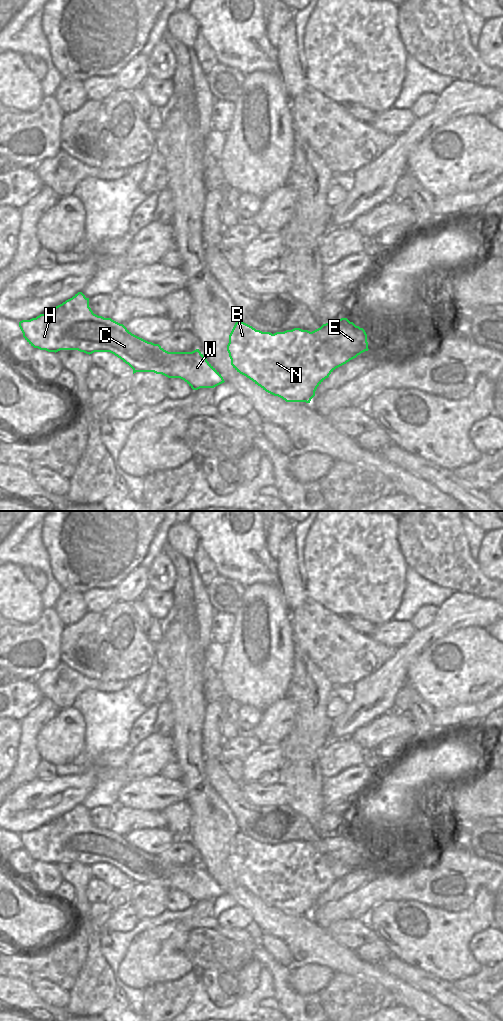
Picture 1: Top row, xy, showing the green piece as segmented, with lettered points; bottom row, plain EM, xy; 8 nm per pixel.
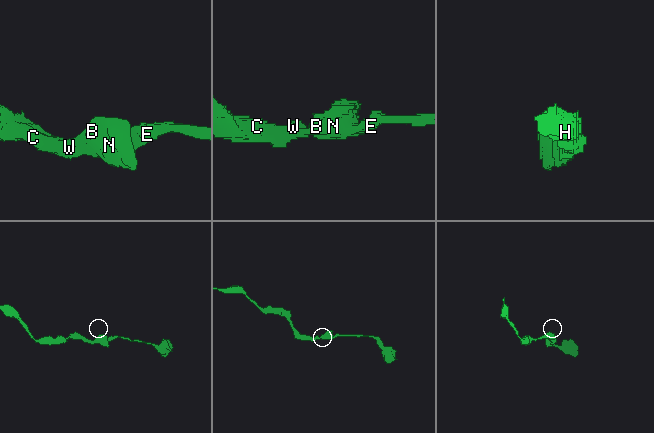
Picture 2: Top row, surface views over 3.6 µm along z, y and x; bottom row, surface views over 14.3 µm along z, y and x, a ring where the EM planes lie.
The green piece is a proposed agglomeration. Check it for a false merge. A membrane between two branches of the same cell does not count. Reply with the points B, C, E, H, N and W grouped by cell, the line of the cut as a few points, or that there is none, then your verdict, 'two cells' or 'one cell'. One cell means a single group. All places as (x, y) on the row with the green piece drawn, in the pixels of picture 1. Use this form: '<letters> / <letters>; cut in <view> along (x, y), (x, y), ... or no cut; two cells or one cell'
B C E H N W; no cut; one cell

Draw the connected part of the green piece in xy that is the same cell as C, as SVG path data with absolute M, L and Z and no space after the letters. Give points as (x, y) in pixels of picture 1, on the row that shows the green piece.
M82 292L36 318L20 321L19 327L25 340L40 350L55 353L60 350L78 350L89 355L94 352L110 352L128 364L133 374L154 372L168 378L180 378L193 390L214 388L225 382L199 349L192 352L168 352L159 344L132 334L123 324L94 314L89 307L89 298Z

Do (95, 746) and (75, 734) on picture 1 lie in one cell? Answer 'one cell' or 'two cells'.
two cells

